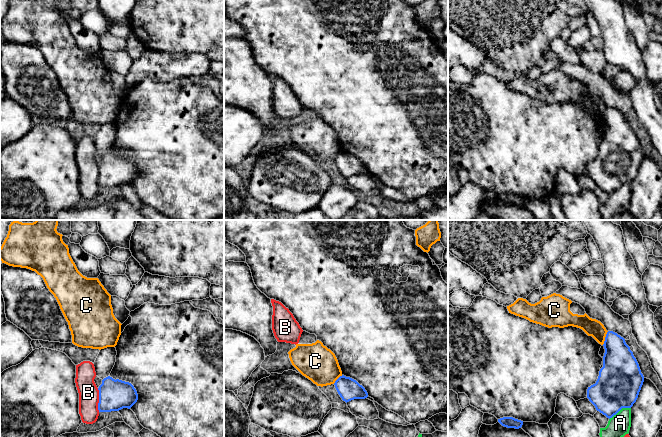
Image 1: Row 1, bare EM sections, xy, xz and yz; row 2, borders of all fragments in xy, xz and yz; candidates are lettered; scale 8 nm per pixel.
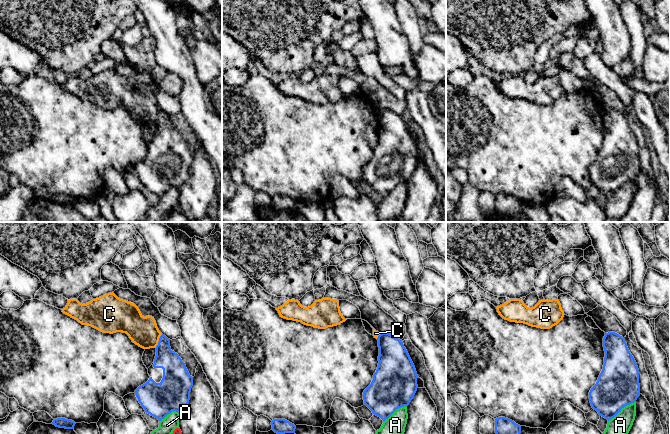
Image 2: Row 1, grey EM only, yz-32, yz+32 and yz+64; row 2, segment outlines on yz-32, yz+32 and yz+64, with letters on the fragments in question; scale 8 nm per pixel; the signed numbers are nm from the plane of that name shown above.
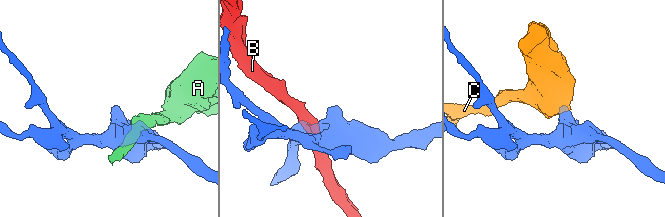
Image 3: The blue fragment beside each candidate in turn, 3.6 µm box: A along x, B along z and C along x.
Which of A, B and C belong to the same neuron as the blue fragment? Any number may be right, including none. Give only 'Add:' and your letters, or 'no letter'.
Add: no letter

